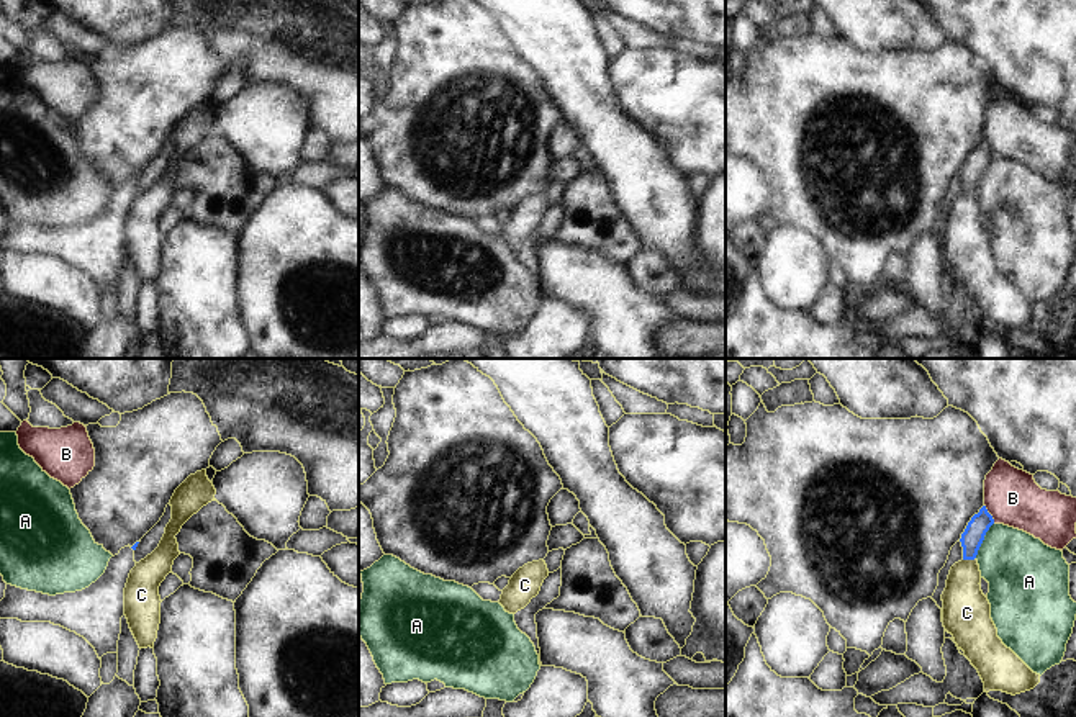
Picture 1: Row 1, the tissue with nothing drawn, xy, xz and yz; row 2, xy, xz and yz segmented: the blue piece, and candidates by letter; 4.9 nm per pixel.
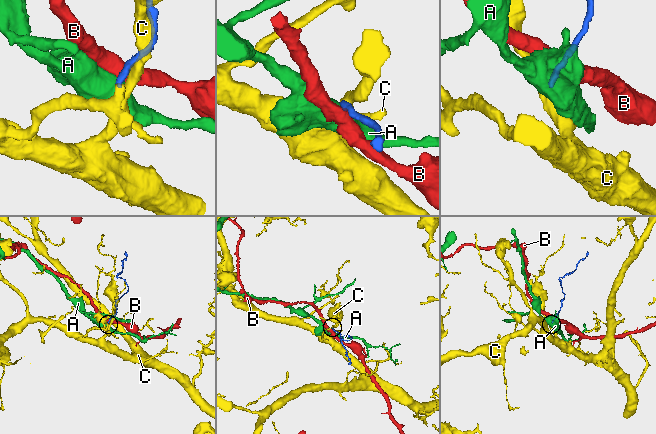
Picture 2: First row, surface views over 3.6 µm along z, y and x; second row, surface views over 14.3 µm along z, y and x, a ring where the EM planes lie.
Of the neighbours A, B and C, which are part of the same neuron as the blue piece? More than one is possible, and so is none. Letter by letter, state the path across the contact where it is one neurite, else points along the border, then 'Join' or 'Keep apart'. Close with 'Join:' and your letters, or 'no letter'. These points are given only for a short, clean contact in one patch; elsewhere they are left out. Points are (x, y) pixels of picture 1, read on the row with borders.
A: Boundary: yz (993, 523), (975, 557). Keep apart
B: Boundary: yz (985, 505), (994, 523). Keep apart
C: Boundary: yz (975, 557), (963, 560). Keep apart
Join: no letter.

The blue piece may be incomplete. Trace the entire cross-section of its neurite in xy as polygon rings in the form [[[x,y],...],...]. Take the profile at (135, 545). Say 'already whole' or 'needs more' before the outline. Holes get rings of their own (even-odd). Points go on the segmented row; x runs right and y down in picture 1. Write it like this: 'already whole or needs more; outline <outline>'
needs more; outline [[[138,543],[111,557],[105,573],[82,591],[49,596],[7,584],[0,601],[0,619],[61,625],[84,637],[100,660],[106,653],[118,653],[124,588],[136,566]]]

